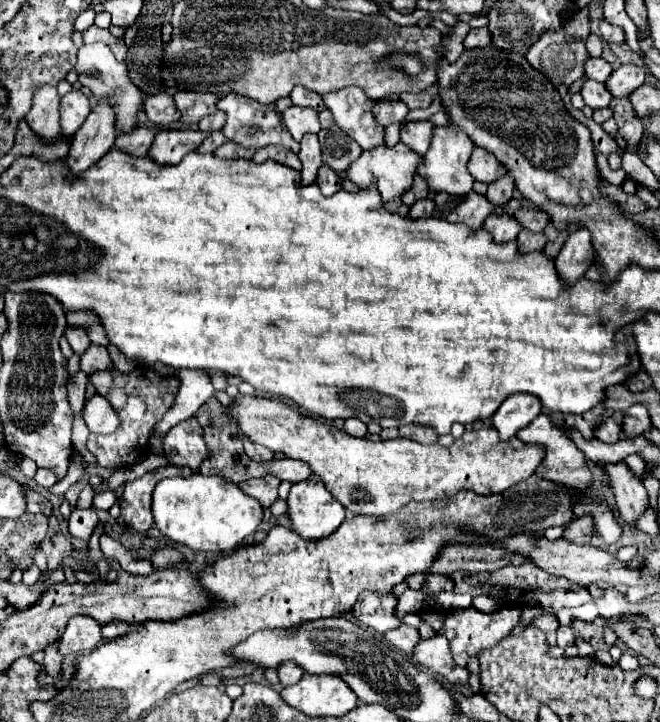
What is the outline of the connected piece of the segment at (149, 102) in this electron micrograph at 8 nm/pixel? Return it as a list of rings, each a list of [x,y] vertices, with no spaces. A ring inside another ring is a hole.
[[[166,92],[148,96],[144,100],[144,112],[146,112],[148,120],[152,120],[158,126],[168,126],[168,124],[180,120],[180,110],[176,108],[172,96]]]

